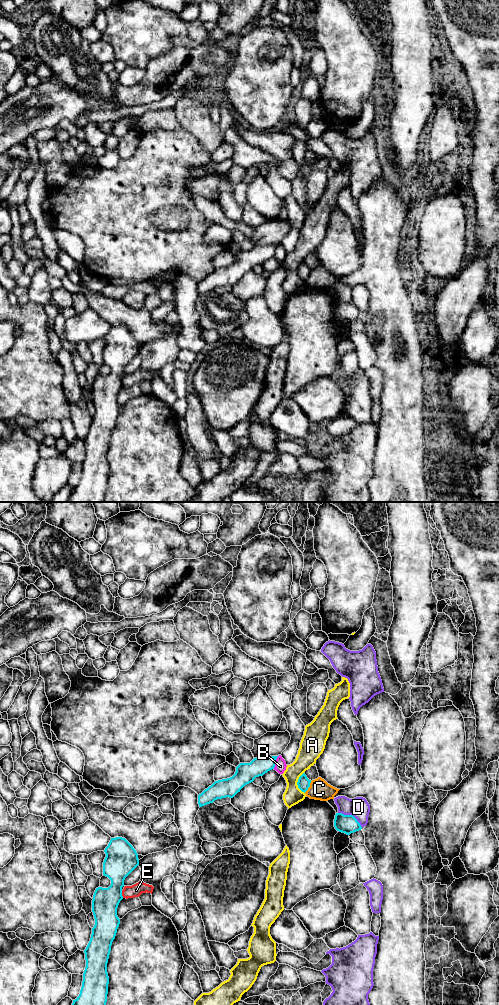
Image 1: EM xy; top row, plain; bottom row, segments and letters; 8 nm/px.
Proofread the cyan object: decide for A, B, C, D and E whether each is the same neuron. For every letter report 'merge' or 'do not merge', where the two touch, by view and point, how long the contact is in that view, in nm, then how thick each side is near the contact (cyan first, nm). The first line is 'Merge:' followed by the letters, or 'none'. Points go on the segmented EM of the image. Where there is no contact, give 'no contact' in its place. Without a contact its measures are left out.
Merge: none
A: do not merge; meets cyan in xy at (297, 783); contact 180 nm long; 100 nm thick on the cyan side, 160 nm on the other
B: do not merge; meets cyan in xy at (275, 762); contact 120 nm long; 160 nm thick on the cyan side, 90 nm on the other
C: do not merge; meets cyan in xy at (308, 787); contact 110 nm long; 100 nm thick on the cyan side, 170 nm on the other
D: do not merge; meets cyan in xy at (351, 815); contact 220 nm long; 150 nm thick on the cyan side, 160 nm on the other
E: do not merge; meets cyan in xy at (121, 894); contact 70 nm long; 240 nm thick on the cyan side, 100 nm on the other

